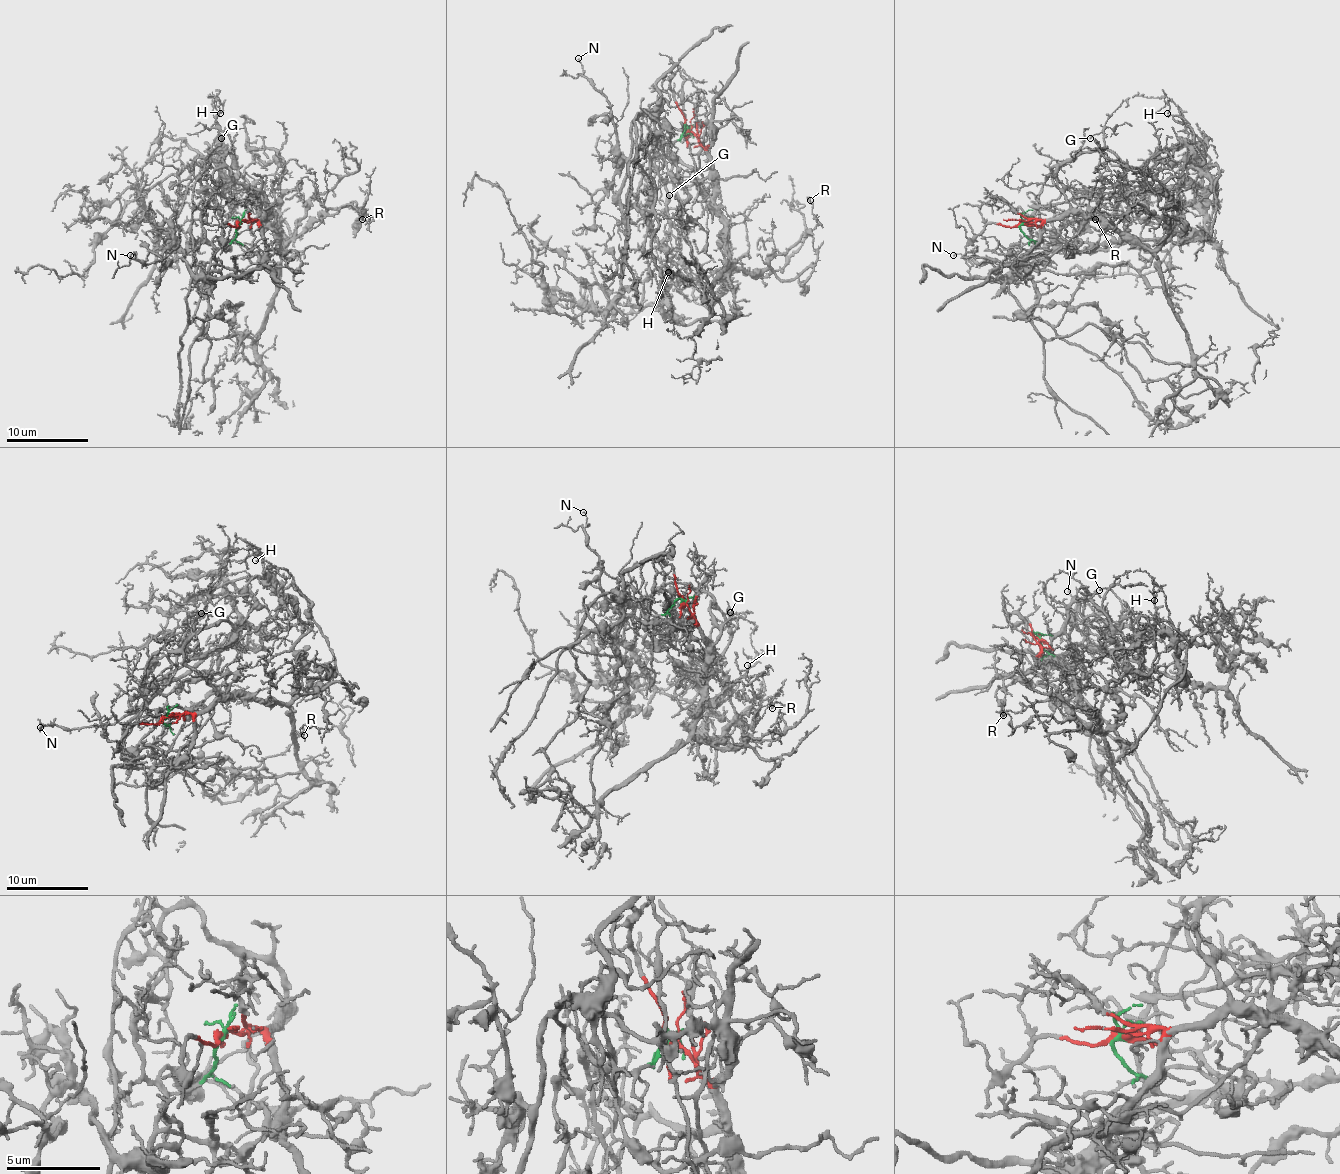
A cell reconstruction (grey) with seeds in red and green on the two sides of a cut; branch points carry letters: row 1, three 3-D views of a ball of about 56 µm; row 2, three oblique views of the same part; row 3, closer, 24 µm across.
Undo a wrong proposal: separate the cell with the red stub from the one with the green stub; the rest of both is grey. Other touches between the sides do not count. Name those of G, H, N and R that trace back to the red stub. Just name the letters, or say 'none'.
G, H, R

